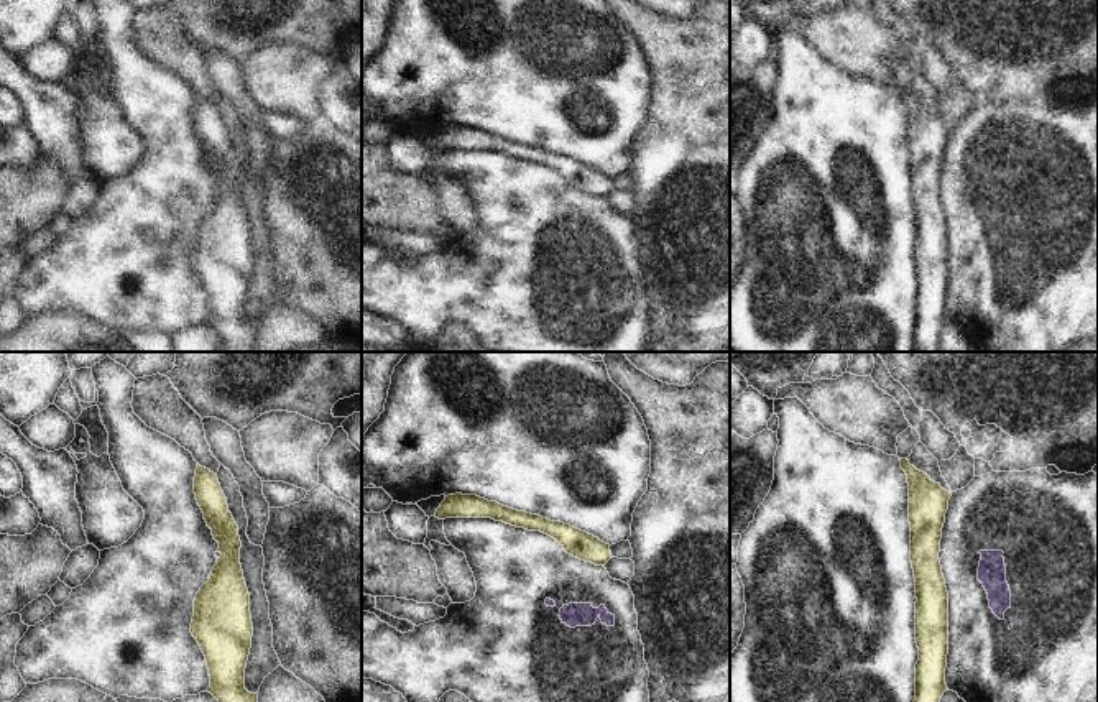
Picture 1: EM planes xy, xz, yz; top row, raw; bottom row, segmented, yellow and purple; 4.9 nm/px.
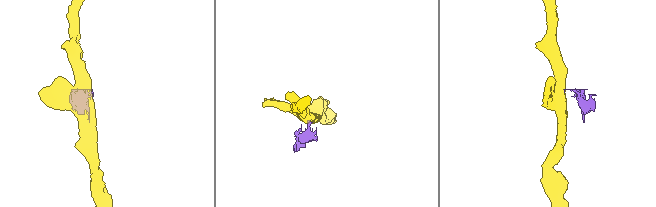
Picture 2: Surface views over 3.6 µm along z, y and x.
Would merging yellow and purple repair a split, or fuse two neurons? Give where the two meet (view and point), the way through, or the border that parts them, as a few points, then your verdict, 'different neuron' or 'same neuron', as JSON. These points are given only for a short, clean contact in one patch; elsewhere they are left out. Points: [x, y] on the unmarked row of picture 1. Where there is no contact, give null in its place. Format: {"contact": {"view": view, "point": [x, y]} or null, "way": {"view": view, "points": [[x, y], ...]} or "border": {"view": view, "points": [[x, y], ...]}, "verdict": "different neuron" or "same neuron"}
{"contact": {"view": "xy", "point": [216, 188]}, "border": {"view": "xy", "points": [[216, 183], [219, 191]]}, "verdict": "different neuron"}

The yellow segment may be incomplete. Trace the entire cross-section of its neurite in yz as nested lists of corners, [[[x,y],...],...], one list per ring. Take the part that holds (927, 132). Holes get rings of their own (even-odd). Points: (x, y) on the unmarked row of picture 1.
[[[899,90],[909,115],[911,194],[916,210],[916,275],[919,293],[916,296],[914,352],[939,352],[939,335],[947,322],[945,299],[948,286],[948,224],[939,191],[942,159],[948,141],[950,123],[914,97]]]

